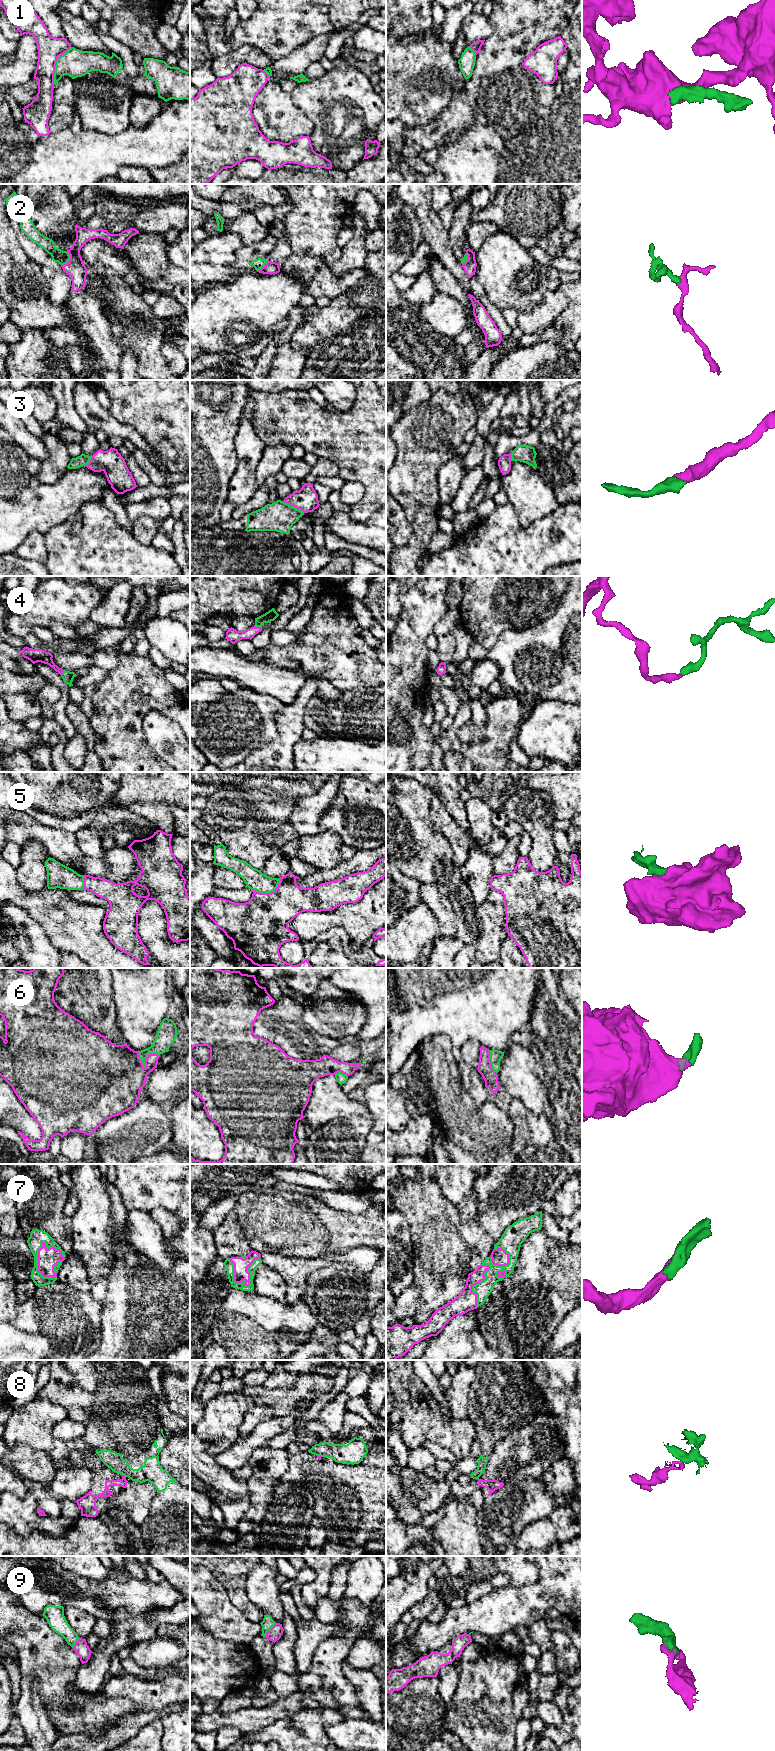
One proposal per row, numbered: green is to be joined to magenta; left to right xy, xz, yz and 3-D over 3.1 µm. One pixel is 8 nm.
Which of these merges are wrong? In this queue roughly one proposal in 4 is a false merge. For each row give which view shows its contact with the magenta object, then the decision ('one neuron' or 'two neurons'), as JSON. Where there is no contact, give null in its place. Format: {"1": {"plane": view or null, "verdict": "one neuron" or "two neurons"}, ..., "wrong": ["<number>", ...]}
{"1": {"plane": "xy", "verdict": "two neurons"}, "2": {"plane": "xy", "verdict": "one neuron"}, "3": {"plane": "xz", "verdict": "one neuron"}, "4": {"plane": "xz", "verdict": "one neuron"}, "5": {"plane": "xz", "verdict": "one neuron"}, "6": {"plane": "xy", "verdict": "one neuron"}, "7": {"plane": "xy", "verdict": "one neuron"}, "8": {"plane": "xy", "verdict": "two neurons"}, "9": {"plane": "xz", "verdict": "one neuron"}, "wrong": ["1", "8"]}

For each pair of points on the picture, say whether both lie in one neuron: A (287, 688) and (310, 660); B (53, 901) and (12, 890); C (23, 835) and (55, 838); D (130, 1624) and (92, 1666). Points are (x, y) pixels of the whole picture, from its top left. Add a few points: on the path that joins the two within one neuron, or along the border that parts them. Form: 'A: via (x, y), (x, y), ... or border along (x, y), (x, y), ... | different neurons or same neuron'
A: border along (277, 666), (298, 670), (306, 674), (316, 674) | different neurons
B: via (43, 901), (25, 901), (22, 899) | same neuron
C: via (31, 834), (41, 834), (47, 837) | same neuron
D: via (122, 1634), (101, 1656) | same neuron

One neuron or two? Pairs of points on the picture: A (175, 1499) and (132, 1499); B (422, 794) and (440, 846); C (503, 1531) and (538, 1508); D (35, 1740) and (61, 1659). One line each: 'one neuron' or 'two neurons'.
A: two neurons
B: one neuron
C: one neuron
D: one neuron

